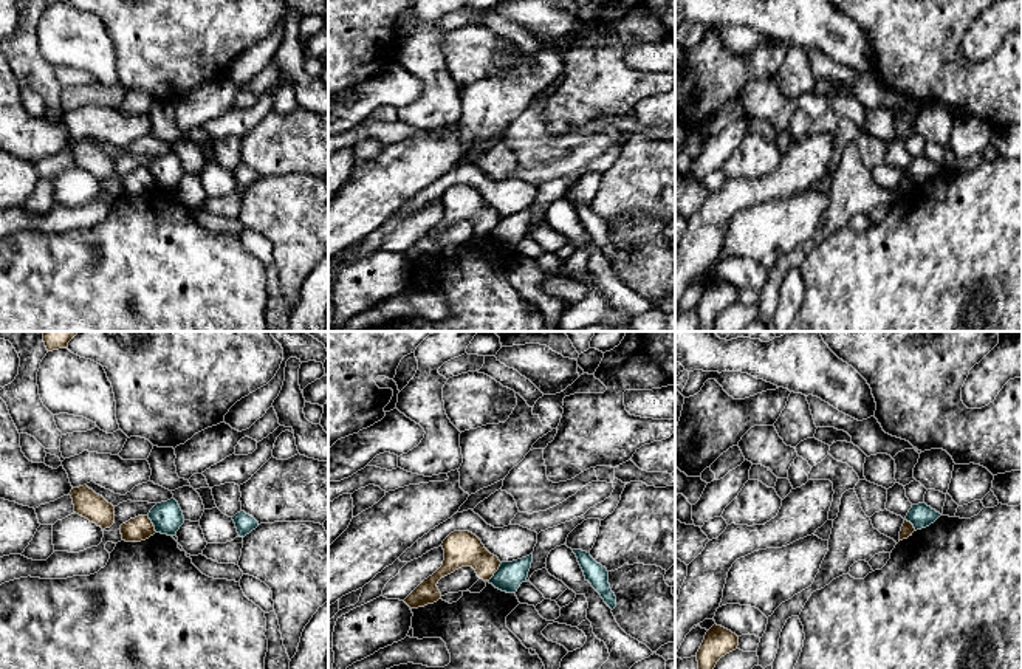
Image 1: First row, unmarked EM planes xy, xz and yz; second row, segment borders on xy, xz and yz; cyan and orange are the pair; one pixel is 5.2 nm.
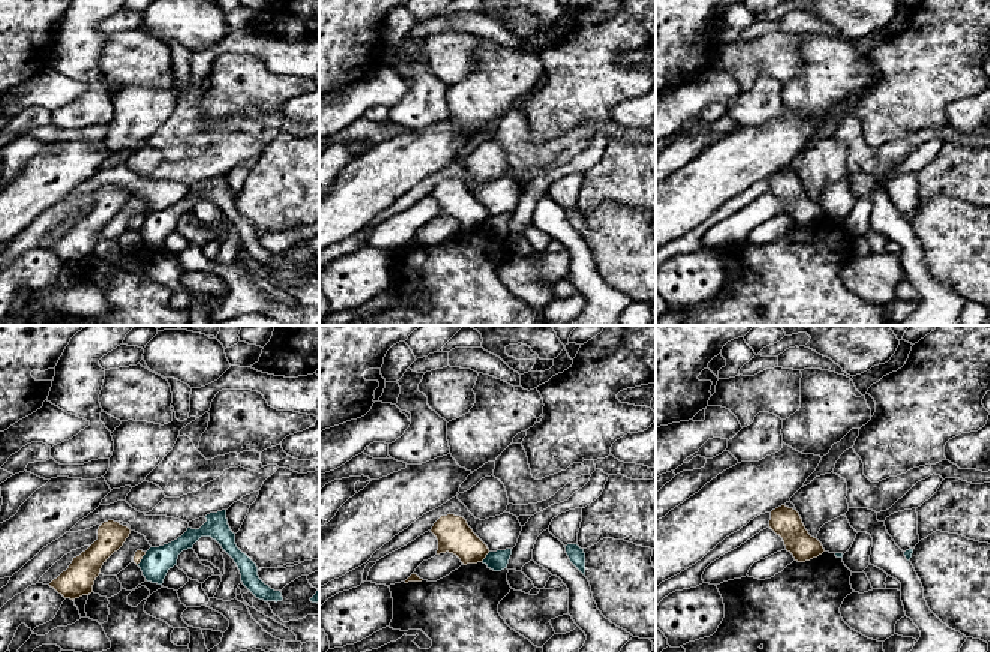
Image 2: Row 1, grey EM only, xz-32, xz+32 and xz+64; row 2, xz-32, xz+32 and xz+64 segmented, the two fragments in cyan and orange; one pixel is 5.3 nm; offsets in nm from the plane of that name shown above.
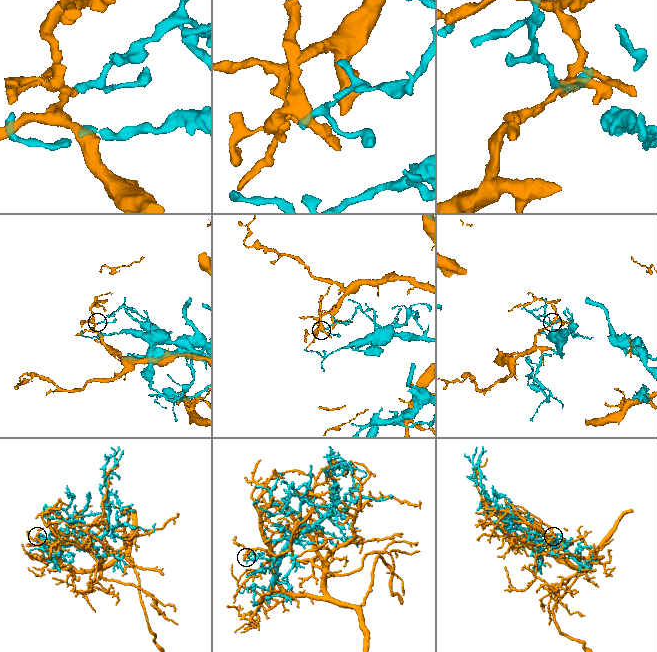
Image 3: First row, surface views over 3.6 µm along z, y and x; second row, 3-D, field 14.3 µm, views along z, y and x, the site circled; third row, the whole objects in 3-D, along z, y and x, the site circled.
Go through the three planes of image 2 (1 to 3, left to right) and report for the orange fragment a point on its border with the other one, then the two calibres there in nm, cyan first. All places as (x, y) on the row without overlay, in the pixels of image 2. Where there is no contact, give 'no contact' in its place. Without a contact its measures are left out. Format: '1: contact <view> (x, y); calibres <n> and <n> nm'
1: contact xz-32 (143, 222); calibres 160 and 50 nm
2: contact xz+32 (486, 221); calibres 110 and 190 nm
3: no contact

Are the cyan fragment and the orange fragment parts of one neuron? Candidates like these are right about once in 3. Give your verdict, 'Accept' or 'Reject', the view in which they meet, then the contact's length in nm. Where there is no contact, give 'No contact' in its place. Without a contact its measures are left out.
Reject. Touches cyan in xz. Shared border 130 nm

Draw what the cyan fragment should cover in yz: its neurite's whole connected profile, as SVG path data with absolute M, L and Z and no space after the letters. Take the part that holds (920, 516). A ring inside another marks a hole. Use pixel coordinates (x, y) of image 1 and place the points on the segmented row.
M924 502L918 505L912 505L909 509L906 520L911 522L917 530L926 528L934 523L941 514L928 506Z

